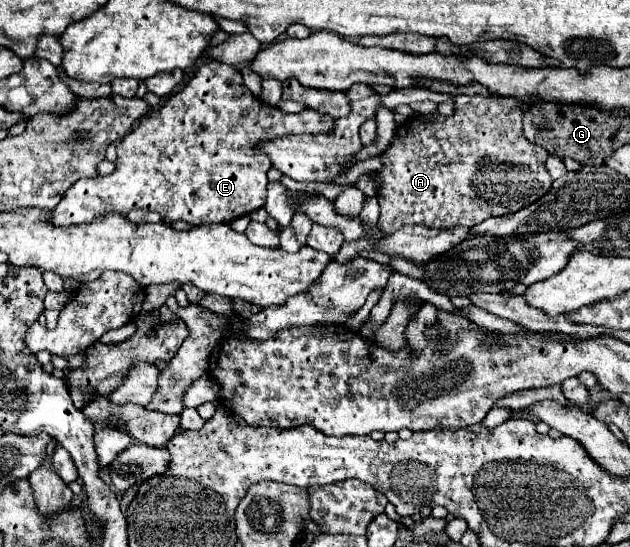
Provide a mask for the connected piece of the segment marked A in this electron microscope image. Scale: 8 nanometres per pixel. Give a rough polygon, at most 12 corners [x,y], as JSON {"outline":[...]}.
{"outline":[[456,97],[380,155],[380,229],[474,227],[552,185],[526,103]]}

